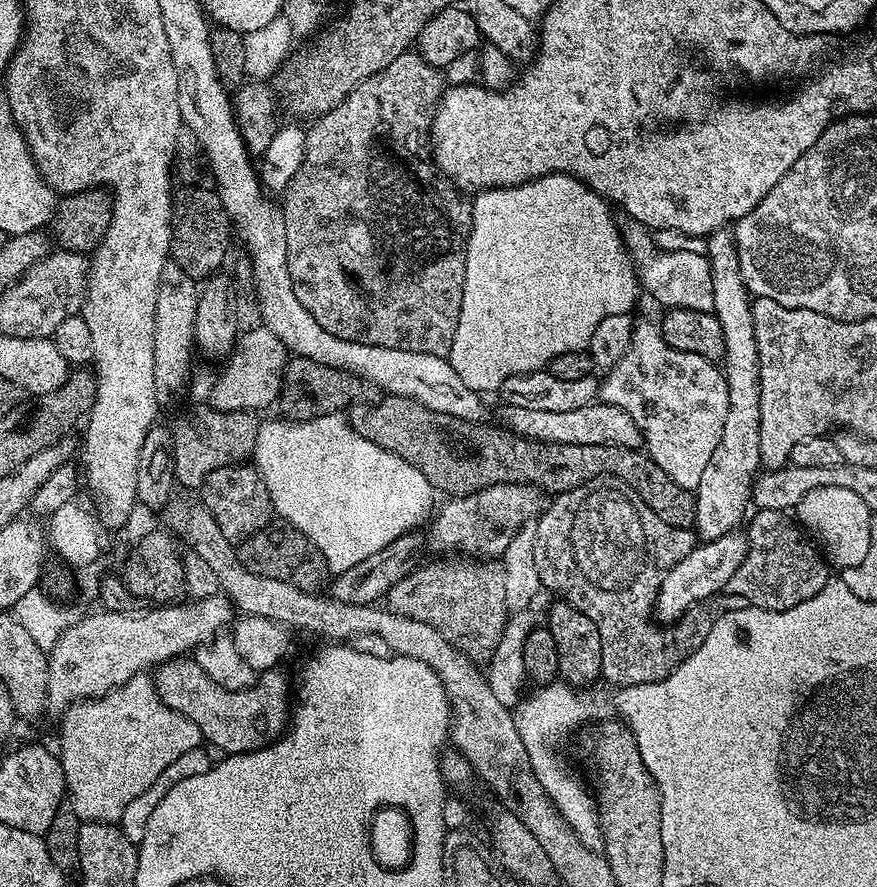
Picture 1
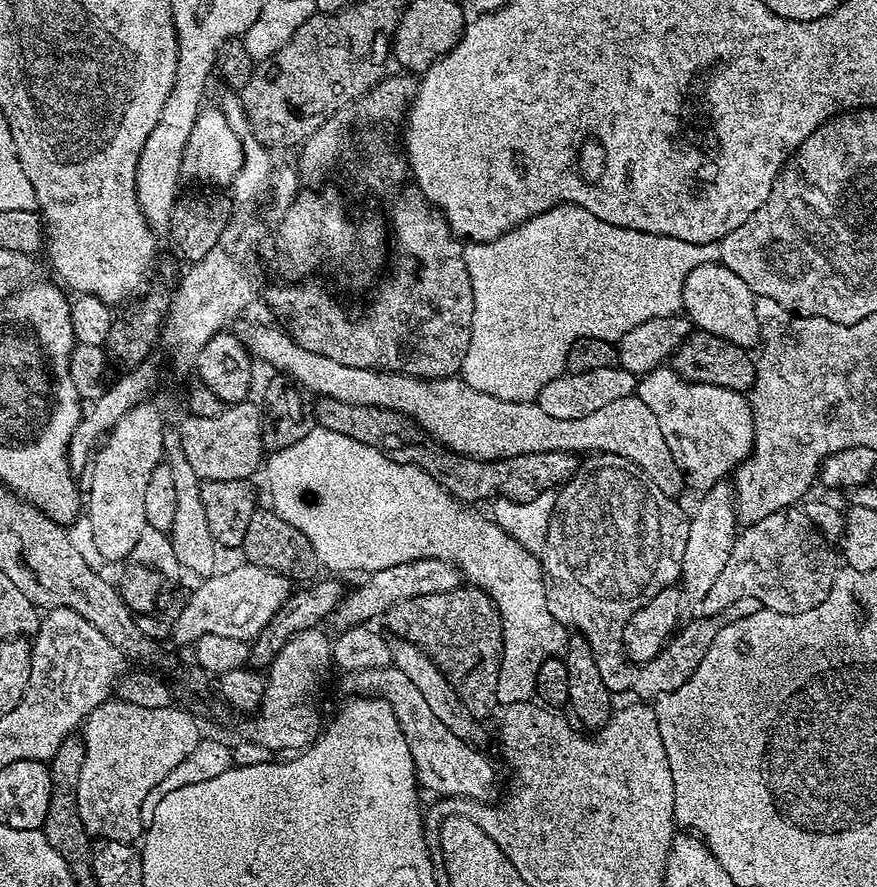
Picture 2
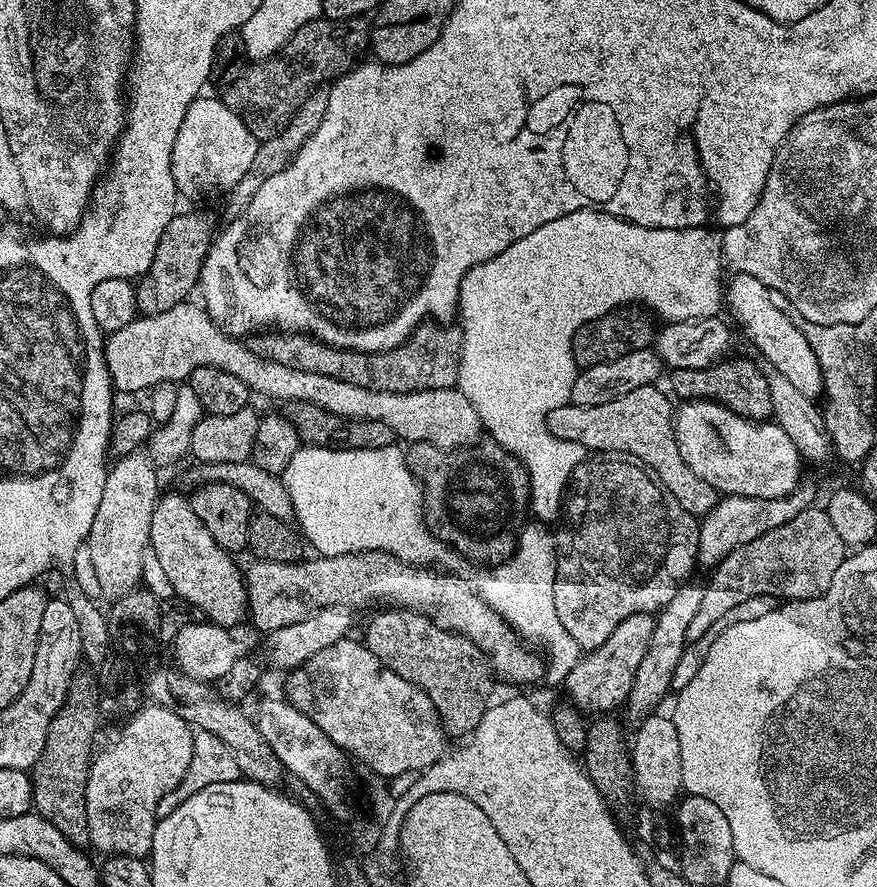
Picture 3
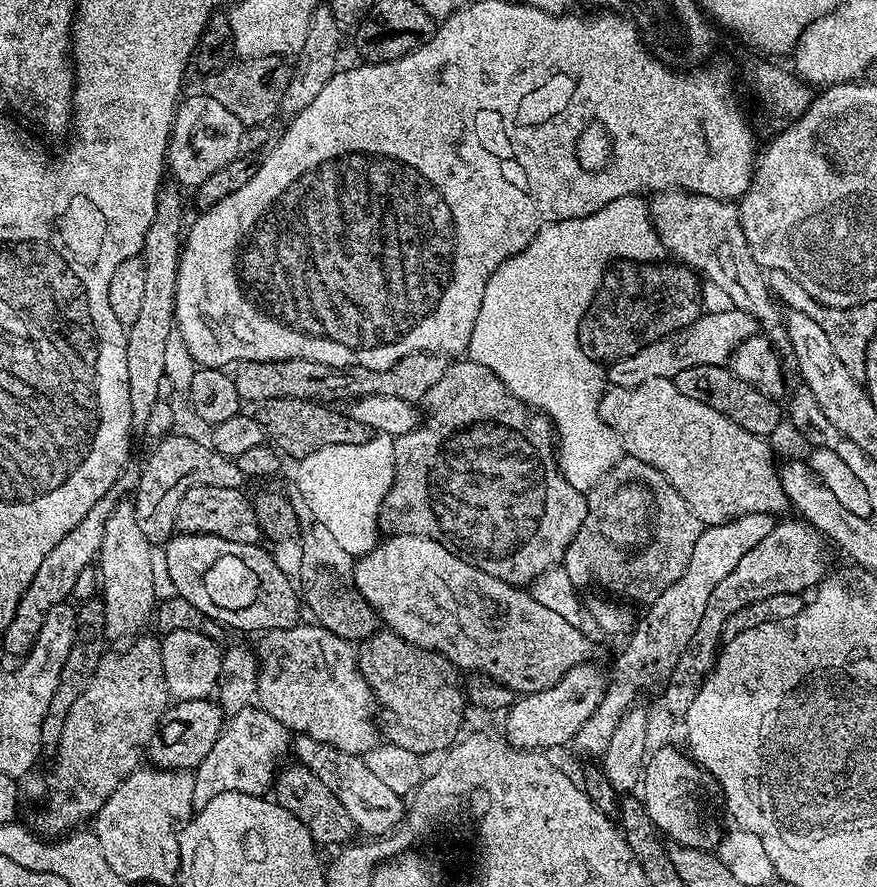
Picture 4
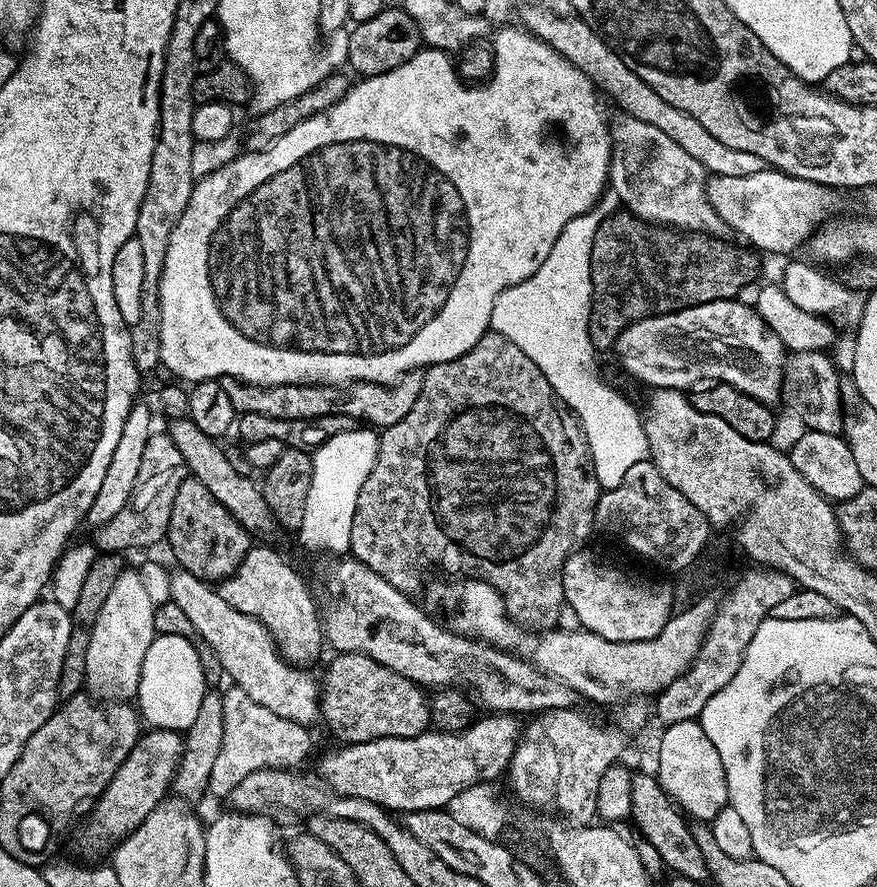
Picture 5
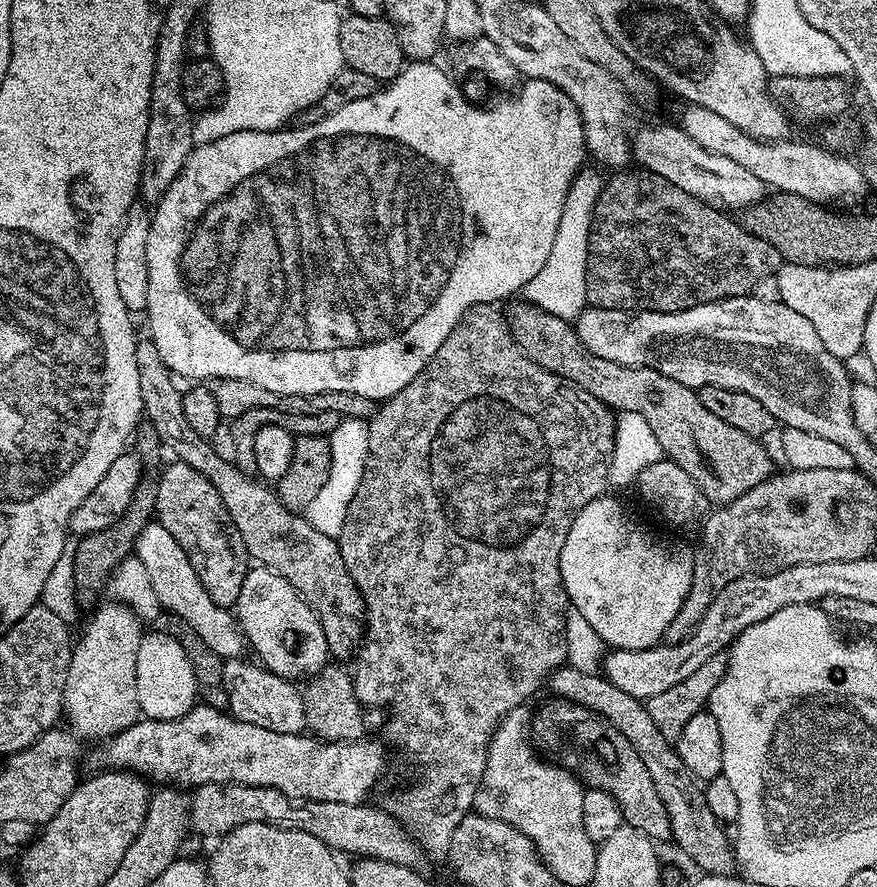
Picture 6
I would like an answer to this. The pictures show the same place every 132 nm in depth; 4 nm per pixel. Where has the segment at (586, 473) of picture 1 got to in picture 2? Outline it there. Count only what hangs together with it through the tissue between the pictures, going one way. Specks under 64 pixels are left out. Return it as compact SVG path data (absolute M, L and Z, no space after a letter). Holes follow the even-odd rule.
M325 396L319 397L315 403L311 405L312 418L319 427L334 430L334 434L343 434L346 438L354 438L354 442L362 442L362 446L370 446L394 462L412 464L422 469L430 474L430 478L434 478L434 482L442 485L453 500L468 506L475 505L475 500L488 502L497 497L513 500L514 503L530 502L563 488L580 468L581 457L574 452L531 452L510 456L507 460L475 460L449 452L414 421L394 410L350 406L350 402L337 402Z

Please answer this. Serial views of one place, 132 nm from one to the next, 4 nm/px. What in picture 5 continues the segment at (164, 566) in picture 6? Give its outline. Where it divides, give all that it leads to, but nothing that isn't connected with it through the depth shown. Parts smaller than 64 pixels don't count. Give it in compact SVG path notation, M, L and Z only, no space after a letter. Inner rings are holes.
M183 570L172 572L170 578L170 594L172 601L186 614L186 618L190 618L190 622L194 625L197 637L203 643L210 646L210 650L214 650L214 654L218 658L218 662L222 662L224 674L235 687L246 690L246 694L250 694L250 698L254 698L254 702L258 702L258 706L266 706L266 710L271 710L273 714L278 714L280 718L290 718L292 722L298 722L305 726L312 726L315 720L321 719L320 714L320 690L321 685L314 677L308 673L309 669L304 666L291 664L286 660L279 648L276 646L275 638L266 630L266 626L257 616L250 614L242 614L242 610L234 610L234 606L230 606L230 602L226 602L226 598L222 598L219 591L209 581L199 580L194 574Z

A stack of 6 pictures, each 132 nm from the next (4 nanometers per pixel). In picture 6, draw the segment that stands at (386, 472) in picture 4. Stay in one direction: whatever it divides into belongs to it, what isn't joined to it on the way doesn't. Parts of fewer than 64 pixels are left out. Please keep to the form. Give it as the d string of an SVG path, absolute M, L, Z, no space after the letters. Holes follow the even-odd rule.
M344 418L339 423L336 433L331 433L330 436L332 445L330 478L326 478L322 490L318 490L314 502L310 502L310 506L306 509L306 519L310 522L310 526L333 538L340 537L342 526L346 526L346 514L350 510L350 502L364 477L366 456L361 450L367 449L368 446L368 425L365 421Z

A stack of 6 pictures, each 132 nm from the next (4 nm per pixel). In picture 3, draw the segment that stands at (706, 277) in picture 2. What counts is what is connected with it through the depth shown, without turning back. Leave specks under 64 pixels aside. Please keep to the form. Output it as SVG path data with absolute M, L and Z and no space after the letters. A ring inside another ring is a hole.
M736 272L733 277L726 284L726 308L736 315L749 342L769 360L767 363L771 367L790 378L791 384L797 390L802 390L802 394L809 398L819 397L824 390L824 375L810 342L806 342L803 327L789 313L774 306L770 299L770 288L758 282L758 278L750 278L750 274L745 272Z

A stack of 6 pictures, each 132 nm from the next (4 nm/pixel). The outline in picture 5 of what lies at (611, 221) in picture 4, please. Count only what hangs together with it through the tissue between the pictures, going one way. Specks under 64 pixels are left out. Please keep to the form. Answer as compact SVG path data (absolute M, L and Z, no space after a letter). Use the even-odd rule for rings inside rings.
M610 190L601 196L599 204L586 214L574 218L558 234L550 258L530 278L502 290L494 302L491 331L505 336L546 374L546 382L573 416L583 417L584 392L588 395L588 452L592 456L592 471L596 473L601 489L618 486L626 478L626 470L649 459L648 439L641 413L620 392L596 380L584 388L584 372L596 368L594 349L588 333L588 319L592 309L592 275L590 258L594 234L606 217L621 207L618 194Z

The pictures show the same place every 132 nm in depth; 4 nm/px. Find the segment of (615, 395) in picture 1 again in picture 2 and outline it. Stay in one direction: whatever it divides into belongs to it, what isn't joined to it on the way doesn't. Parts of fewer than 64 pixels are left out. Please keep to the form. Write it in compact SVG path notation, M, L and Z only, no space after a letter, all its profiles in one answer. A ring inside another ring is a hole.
M661 366L639 377L635 395L639 396L650 410L654 410L654 418L658 418L658 426L662 429L662 438L666 438L666 446L670 446L670 454L674 454L676 465L684 474L687 487L707 490L721 483L727 474L735 473L736 467L744 463L752 452L754 442L754 422L752 421L752 405L749 397L743 392L726 390L722 386L706 386L683 380L671 366Z

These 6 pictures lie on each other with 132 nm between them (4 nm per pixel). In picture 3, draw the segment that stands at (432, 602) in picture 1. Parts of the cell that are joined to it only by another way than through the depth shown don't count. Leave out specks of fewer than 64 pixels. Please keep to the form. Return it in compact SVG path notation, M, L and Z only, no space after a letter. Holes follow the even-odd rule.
M395 606L387 610L389 612L378 613L362 635L370 654L374 654L382 666L394 670L394 674L406 678L406 682L414 682L414 686L423 690L426 698L434 702L440 725L449 737L471 736L493 699L494 673L484 653L470 642L470 638L459 632L448 632L420 612Z

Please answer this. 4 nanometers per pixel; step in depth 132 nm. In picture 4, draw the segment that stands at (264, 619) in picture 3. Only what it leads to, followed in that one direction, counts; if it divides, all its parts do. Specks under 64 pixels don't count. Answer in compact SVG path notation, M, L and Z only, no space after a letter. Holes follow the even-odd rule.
M395 534L387 537L389 540L377 543L372 551L359 557L354 564L354 587L359 592L360 597L367 602L373 610L376 611L377 617L381 621L384 620L389 629L397 632L403 640L408 640L411 644L417 644L420 648L426 648L430 652L441 652L447 660L456 665L457 669L465 670L469 668L469 673L483 674L490 677L491 680L497 680L500 684L505 684L507 688L511 688L513 693L527 694L537 692L538 690L546 690L550 686L557 684L565 674L574 666L591 661L592 644L579 632L577 625L562 614L554 614L554 610L550 610L546 606L542 606L542 602L538 602L533 598L531 591L525 590L523 587L515 584L507 584L498 578L494 578L490 574L486 574L482 570L478 570L474 566L470 566L470 562L462 562L462 558L458 558L450 550L446 550L446 546L442 546L438 542L434 542L430 538L422 538L414 534Z

